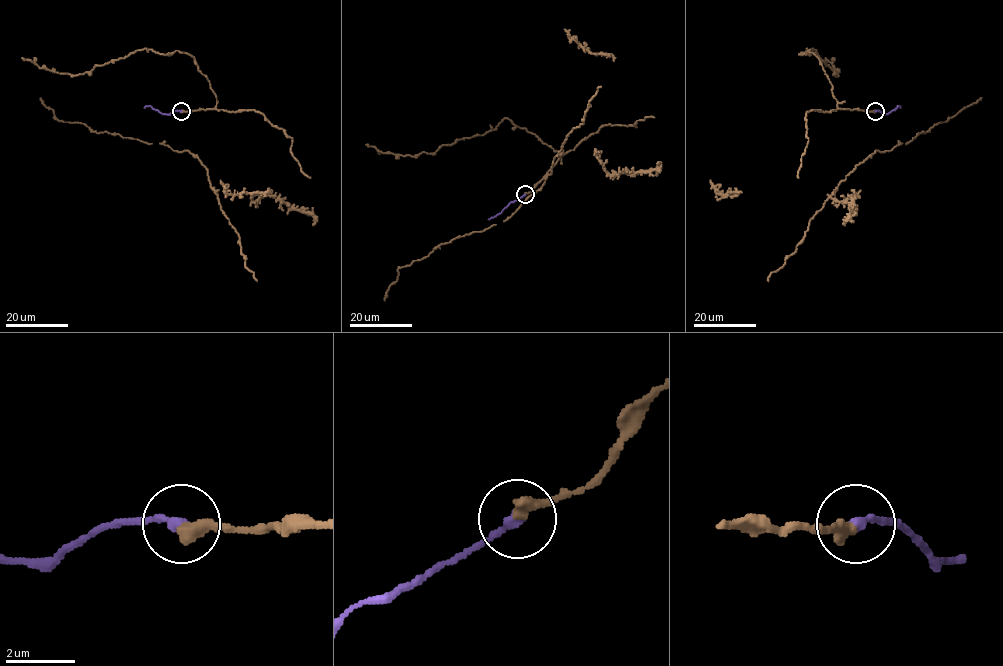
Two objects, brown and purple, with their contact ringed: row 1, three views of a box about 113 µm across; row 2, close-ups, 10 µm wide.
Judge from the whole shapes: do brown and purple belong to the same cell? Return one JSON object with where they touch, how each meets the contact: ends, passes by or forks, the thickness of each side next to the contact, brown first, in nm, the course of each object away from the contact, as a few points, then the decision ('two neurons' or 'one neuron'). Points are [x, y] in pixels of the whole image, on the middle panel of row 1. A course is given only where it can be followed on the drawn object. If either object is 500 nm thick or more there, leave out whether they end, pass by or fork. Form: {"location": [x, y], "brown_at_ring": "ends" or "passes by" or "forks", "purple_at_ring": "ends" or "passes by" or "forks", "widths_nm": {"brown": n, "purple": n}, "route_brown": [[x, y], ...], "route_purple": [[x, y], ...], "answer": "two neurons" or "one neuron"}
{"location": [525, 194], "brown_at_ring": "ends", "purple_at_ring": "ends", "widths_nm": {"brown": 420, "purple": 320}, "route_brown": [[525, 194], [560, 153], [508, 119], [483, 134], [443, 144], [434, 153], [403, 156], [365, 144]], "route_purple": [[525, 194], [488, 219]], "answer": "two neurons"}

